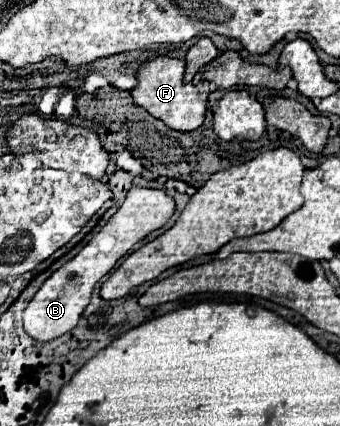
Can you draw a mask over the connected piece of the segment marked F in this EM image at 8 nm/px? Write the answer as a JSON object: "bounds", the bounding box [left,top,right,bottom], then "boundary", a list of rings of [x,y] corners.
{"bounds":[131,57,209,131],"boundary":[[[155,57],[139,67],[137,85],[133,87],[131,97],[135,105],[143,107],[149,115],[161,119],[167,127],[175,131],[193,131],[205,121],[209,91],[205,85],[195,87],[195,93],[189,91],[187,83],[183,81],[183,73],[185,73],[185,63],[181,59]]]}

